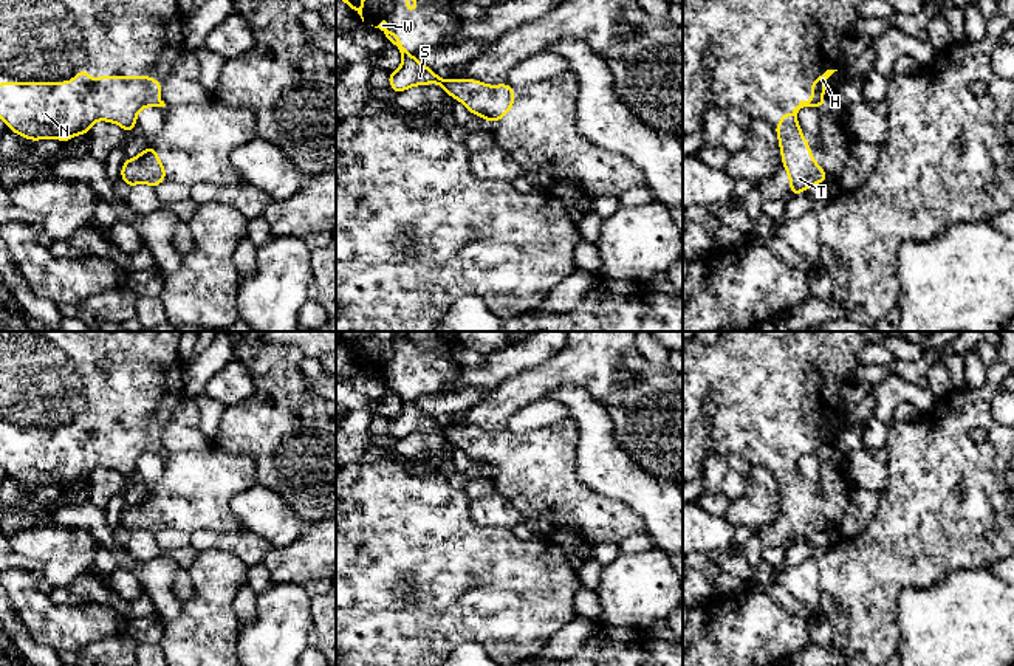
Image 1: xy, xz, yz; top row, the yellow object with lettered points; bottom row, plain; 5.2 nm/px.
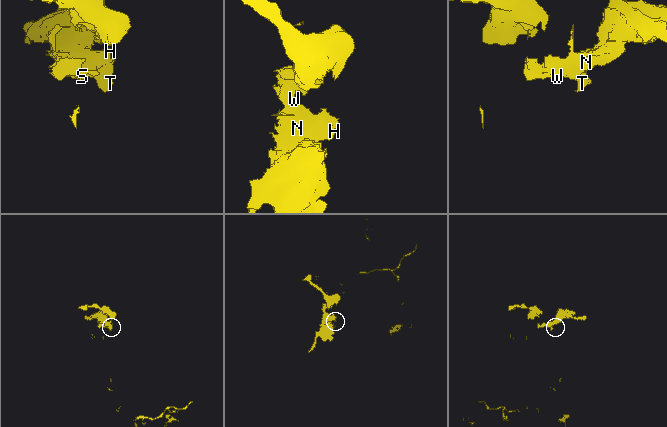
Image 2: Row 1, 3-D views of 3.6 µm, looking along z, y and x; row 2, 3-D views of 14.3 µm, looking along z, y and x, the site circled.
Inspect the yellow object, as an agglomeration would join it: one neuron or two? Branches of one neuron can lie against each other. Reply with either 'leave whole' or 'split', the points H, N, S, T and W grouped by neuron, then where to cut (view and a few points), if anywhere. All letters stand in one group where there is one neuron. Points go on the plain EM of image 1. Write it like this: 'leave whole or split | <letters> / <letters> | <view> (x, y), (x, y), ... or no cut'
leave whole | H N S T W | no cut

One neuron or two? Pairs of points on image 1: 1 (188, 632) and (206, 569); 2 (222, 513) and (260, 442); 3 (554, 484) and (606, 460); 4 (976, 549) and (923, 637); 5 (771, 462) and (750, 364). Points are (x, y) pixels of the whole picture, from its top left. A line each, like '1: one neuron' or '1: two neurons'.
1: one neuron
2: two neurons
3: two neurons
4: two neurons
5: one neuron

